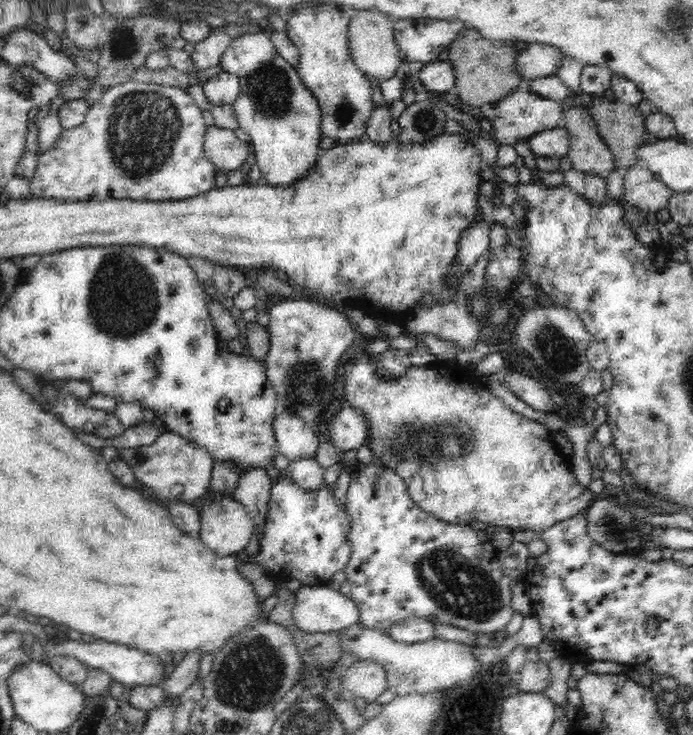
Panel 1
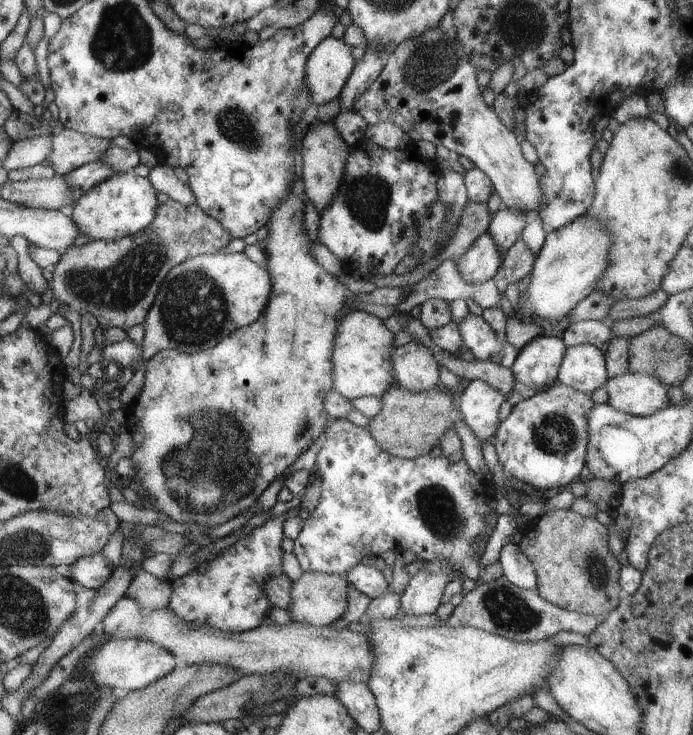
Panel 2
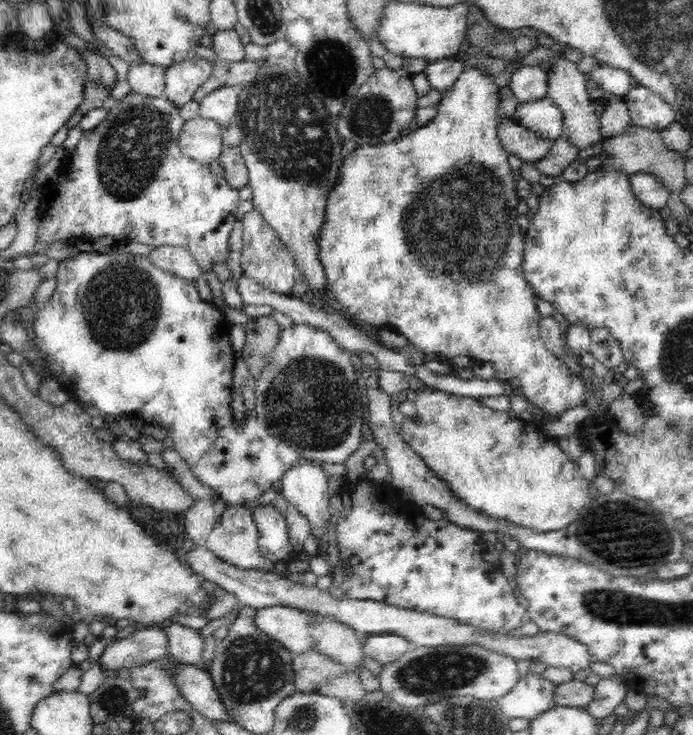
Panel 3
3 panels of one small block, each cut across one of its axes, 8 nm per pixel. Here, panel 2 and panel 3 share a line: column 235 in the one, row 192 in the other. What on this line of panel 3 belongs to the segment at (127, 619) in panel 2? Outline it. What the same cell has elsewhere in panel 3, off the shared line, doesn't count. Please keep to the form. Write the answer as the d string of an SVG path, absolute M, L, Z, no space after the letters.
M634 173L629 175L629 184L639 202L652 209L667 206L668 192L657 176L648 173Z

